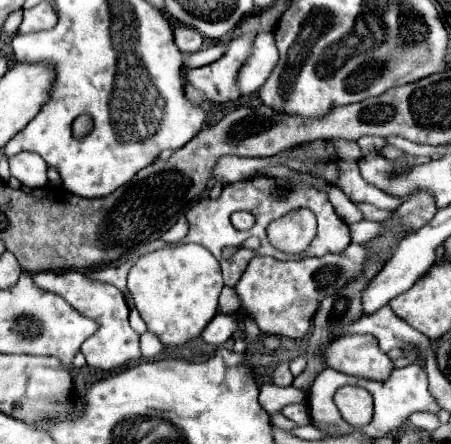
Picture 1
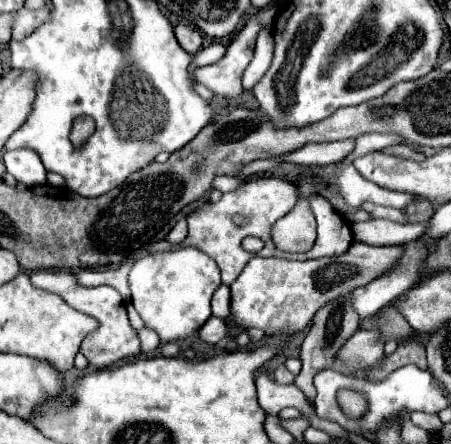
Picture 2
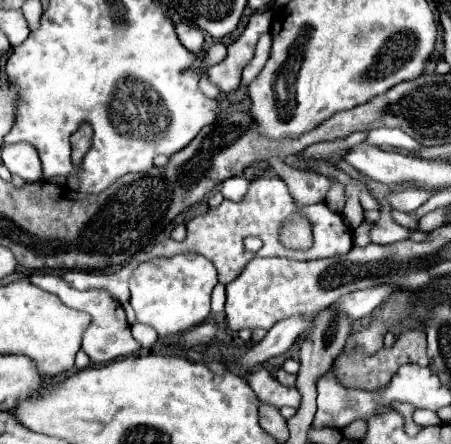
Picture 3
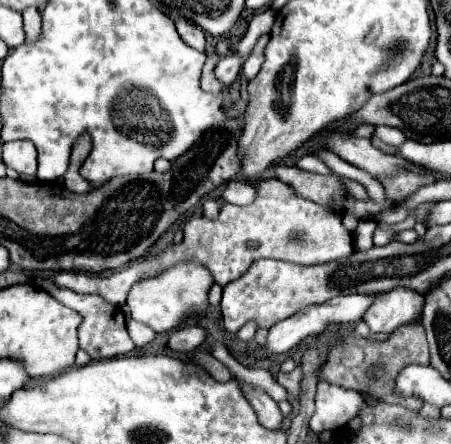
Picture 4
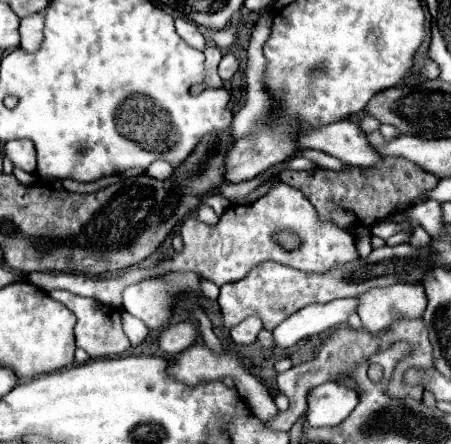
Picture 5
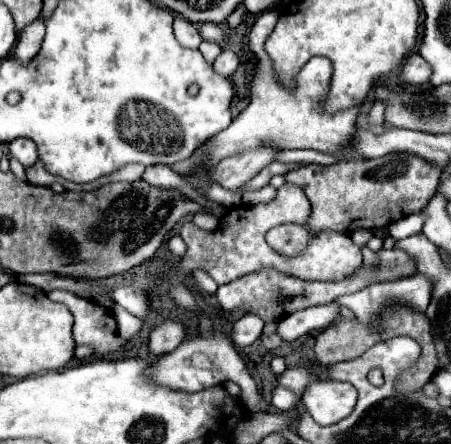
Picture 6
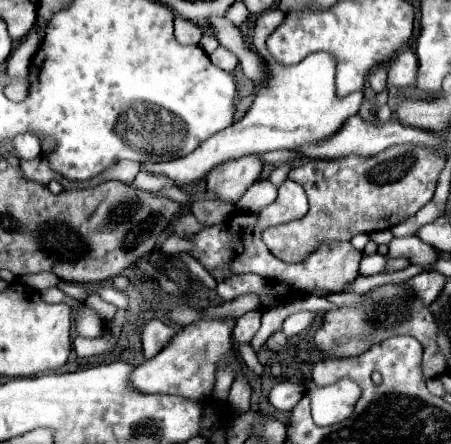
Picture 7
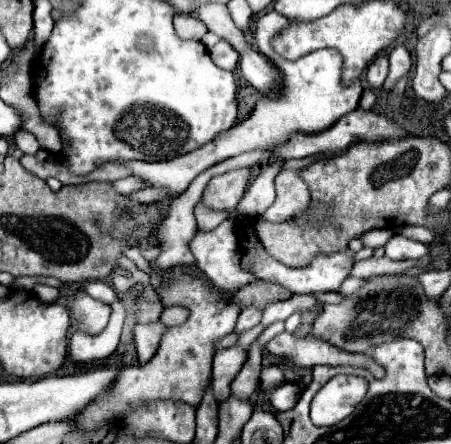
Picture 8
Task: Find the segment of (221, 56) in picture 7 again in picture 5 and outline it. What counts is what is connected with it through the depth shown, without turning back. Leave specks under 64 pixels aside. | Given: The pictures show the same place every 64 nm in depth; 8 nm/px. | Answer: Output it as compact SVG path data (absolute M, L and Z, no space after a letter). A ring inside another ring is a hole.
M224 54L224 58L222 58L222 62L220 62L220 66L218 66L218 74L220 74L220 78L224 80L224 82L228 82L234 74L236 74L236 70L238 70L238 60L234 58L234 54Z

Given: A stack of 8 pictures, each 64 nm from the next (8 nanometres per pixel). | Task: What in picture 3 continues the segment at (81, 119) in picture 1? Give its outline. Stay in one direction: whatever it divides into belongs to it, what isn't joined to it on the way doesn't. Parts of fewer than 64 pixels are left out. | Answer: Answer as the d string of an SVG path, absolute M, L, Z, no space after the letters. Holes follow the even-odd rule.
M83 123L81 125L87 125L87 126L80 126L70 138L71 147L72 147L72 162L74 164L79 164L82 160L82 157L84 157L84 154L88 152L91 146L93 131L91 126L89 126L88 123Z

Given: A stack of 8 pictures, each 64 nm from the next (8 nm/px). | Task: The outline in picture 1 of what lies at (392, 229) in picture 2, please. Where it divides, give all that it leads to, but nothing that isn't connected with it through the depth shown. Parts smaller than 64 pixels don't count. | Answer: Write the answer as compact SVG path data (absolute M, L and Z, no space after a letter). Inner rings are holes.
M370 220L354 222L348 228L350 228L350 238L356 244L364 244L364 242L368 242L368 240L372 240L372 238L376 238L376 236L380 236L384 232L380 222L370 222Z

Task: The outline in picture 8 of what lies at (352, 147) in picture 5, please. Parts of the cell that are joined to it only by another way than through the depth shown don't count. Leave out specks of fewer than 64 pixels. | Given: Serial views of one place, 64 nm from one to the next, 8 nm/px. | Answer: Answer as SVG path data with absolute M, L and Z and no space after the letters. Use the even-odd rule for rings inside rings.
M272 10L272 12L266 12L260 16L258 26L256 26L256 34L254 34L258 50L282 74L276 98L258 100L246 120L234 124L228 132L222 132L220 136L216 136L216 140L196 148L194 152L188 152L184 156L176 156L176 158L164 160L164 162L126 162L126 166L132 168L132 172L136 176L148 180L152 186L164 186L172 192L172 196L178 196L190 186L190 182L200 172L208 170L210 166L214 166L226 158L232 158L232 156L238 156L238 154L244 154L250 150L270 150L274 146L284 144L294 134L324 132L334 122L338 122L344 114L354 112L358 108L358 100L362 96L362 86L360 86L360 82L356 82L348 88L342 86L342 82L340 82L342 56L336 50L330 50L330 48L316 50L316 52L302 56L296 62L284 60L282 56L272 52L272 46L270 46L272 36L278 34L286 26L288 26L288 18L280 16L276 10Z

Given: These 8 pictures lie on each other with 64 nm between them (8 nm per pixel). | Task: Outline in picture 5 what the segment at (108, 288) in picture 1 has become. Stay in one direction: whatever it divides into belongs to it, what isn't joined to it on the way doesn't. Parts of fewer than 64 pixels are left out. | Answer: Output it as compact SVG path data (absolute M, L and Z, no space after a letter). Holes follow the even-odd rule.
M54 290L50 296L54 300L58 300L58 302L62 302L66 308L70 308L76 314L76 318L78 318L78 324L76 324L76 344L82 350L86 350L90 354L90 358L118 356L118 354L124 354L130 348L130 340L126 338L126 334L122 330L122 318L118 322L118 308L104 306L98 300L76 296L76 294L70 294L66 290Z

